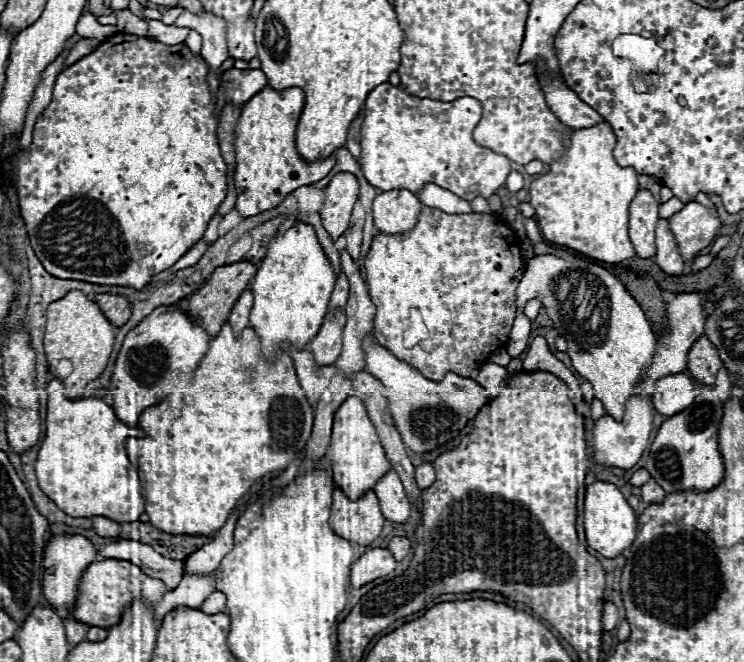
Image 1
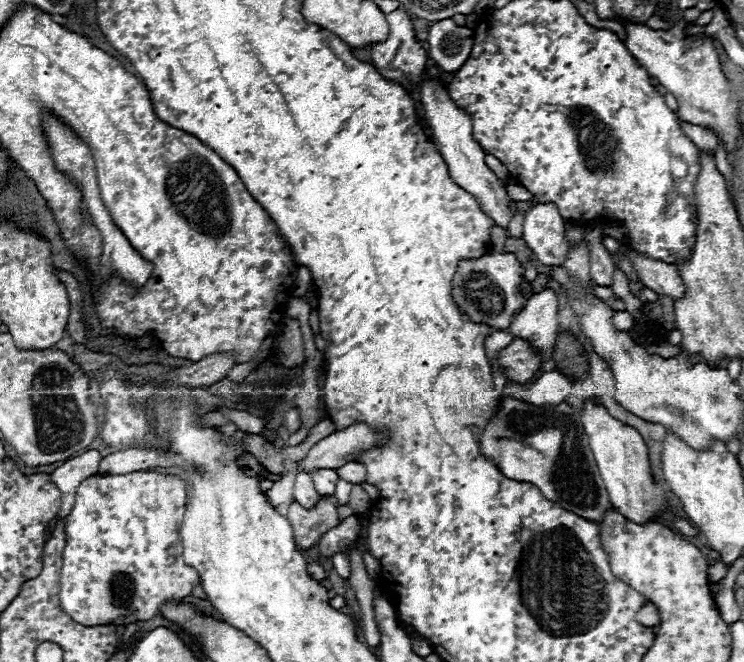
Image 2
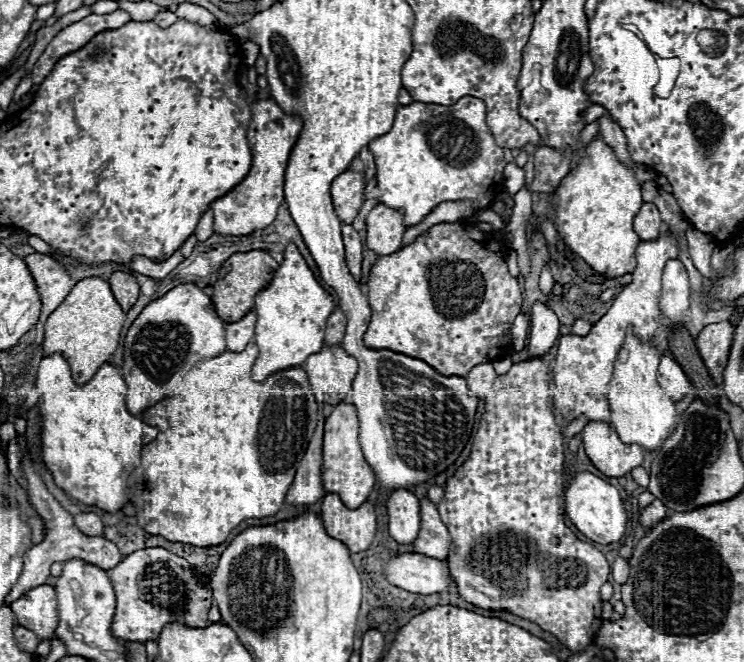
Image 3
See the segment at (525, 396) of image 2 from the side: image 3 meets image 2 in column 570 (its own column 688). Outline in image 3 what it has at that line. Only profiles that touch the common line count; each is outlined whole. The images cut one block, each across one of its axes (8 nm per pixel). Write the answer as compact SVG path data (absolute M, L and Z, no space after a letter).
M668 356L660 358L660 366L658 366L658 384L660 388L674 400L682 400L684 396L688 396L692 392L692 386L686 378L686 374L682 372L682 368Z

